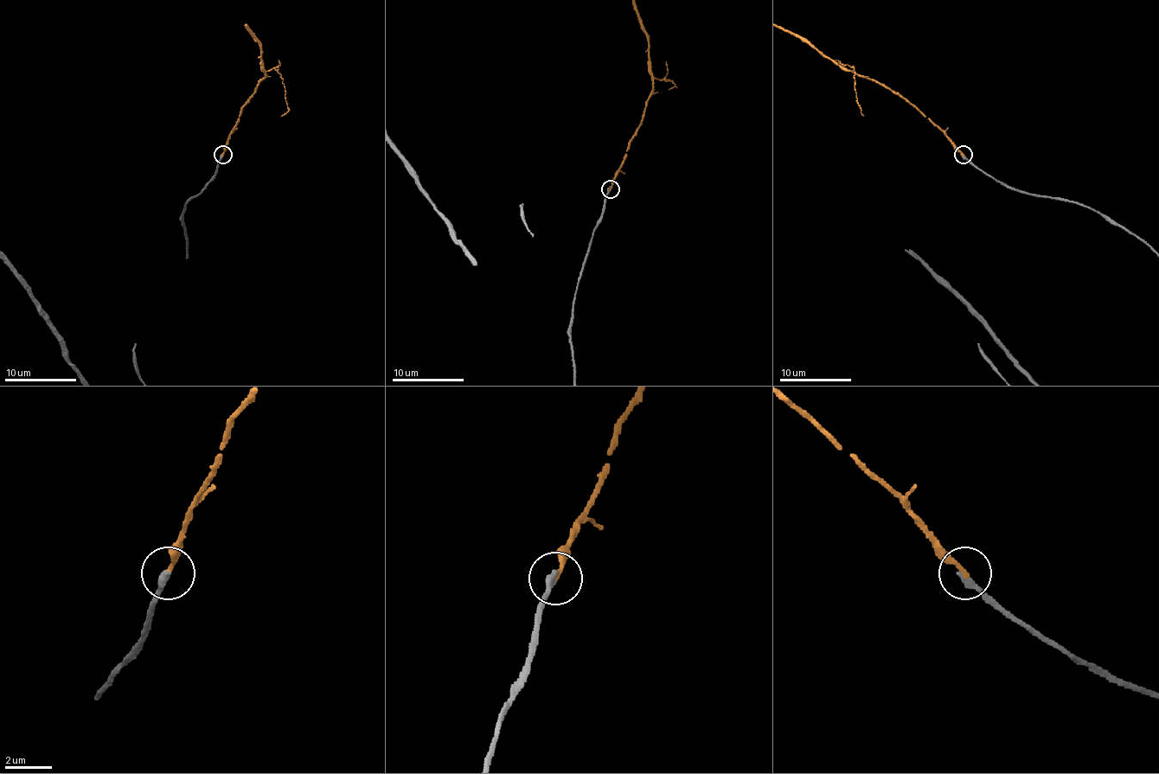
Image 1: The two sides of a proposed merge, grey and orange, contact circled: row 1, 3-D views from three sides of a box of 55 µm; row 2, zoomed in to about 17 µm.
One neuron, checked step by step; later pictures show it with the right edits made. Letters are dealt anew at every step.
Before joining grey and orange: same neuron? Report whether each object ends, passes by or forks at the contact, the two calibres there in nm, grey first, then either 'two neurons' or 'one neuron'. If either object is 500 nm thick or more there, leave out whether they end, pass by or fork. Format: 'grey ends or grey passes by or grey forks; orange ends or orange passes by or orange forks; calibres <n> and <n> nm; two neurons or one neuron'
grey ends; orange ends; calibres 320 and 200 nm; one neuron

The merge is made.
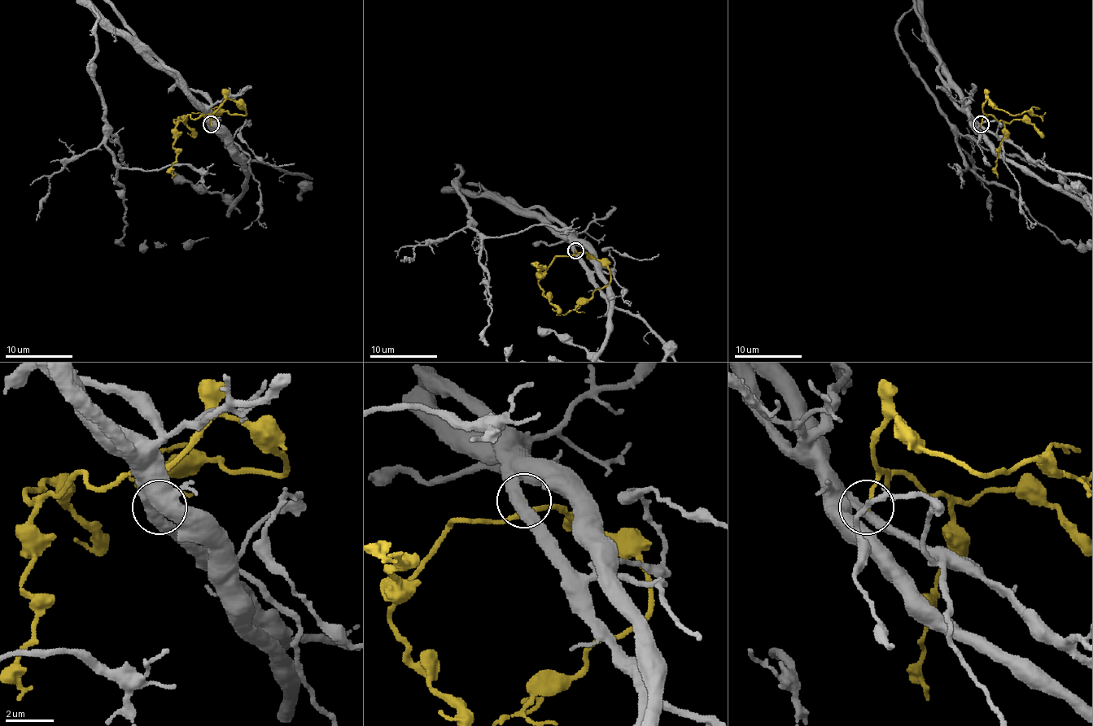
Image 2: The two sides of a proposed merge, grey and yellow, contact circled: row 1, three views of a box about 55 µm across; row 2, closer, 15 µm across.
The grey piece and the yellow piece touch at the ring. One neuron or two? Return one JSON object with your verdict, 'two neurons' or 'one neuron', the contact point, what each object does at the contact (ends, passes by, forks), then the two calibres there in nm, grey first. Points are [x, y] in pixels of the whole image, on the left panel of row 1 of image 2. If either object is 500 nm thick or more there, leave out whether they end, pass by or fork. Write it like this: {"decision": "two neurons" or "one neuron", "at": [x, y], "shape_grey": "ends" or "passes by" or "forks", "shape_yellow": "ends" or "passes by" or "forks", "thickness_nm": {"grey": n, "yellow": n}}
{"decision": "two neurons", "at": [211, 124], "shape_grey": "passes by", "shape_yellow": "ends", "thickness_nm": {"grey": 440, "yellow": 200}}

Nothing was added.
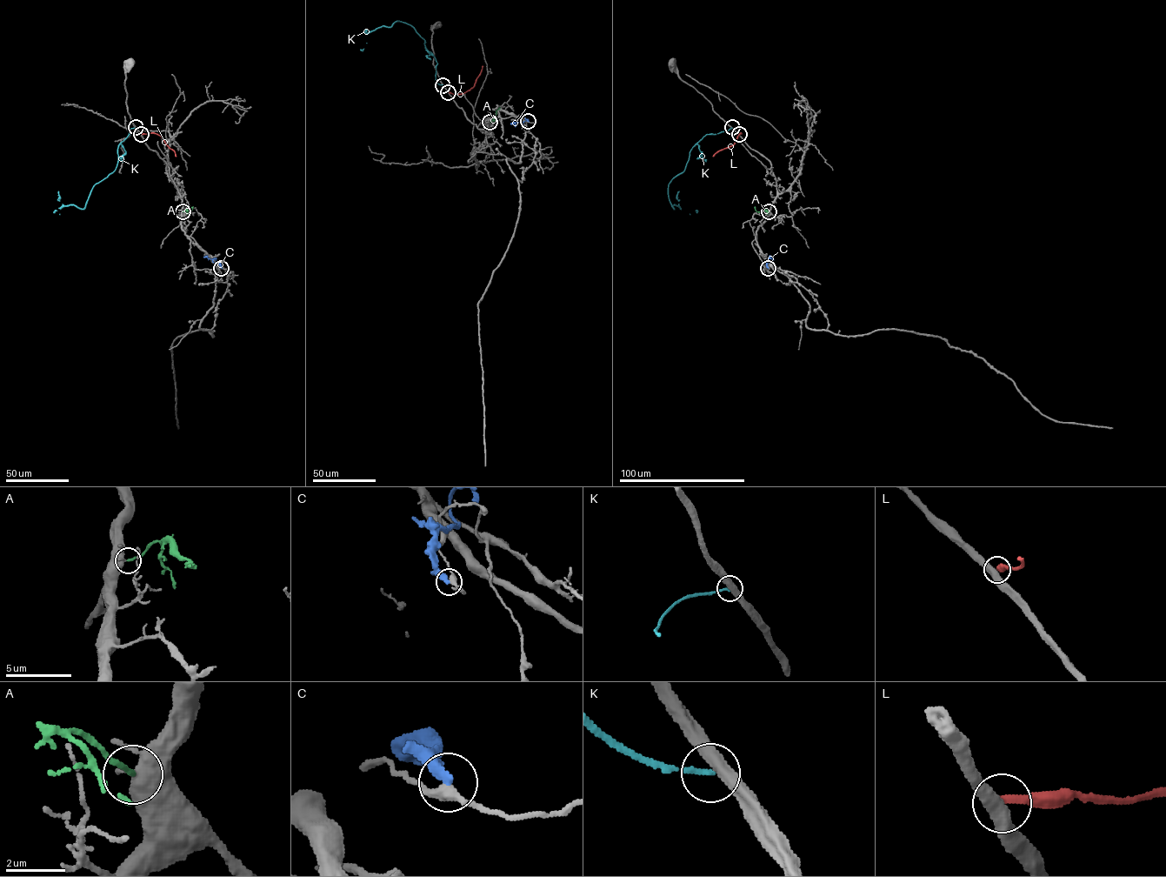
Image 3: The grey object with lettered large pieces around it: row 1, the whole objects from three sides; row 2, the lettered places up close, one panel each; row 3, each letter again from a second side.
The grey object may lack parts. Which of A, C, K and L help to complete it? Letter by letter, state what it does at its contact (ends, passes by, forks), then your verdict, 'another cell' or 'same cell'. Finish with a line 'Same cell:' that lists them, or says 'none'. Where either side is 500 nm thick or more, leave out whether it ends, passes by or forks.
A: it ends | same cell
C: it ends | another cell
K: it ends | another cell
L: it ends | another cell
Same cell: A

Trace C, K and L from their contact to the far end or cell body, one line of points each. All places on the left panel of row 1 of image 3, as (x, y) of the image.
C: (222, 268), (219, 264), (207, 257), (208, 259)
K: (136, 128), (129, 130), (129, 134), (119, 143), (116, 170), (93, 187), (85, 207), (63, 205), (53, 212)
L: (141, 134), (159, 135), (176, 157)

